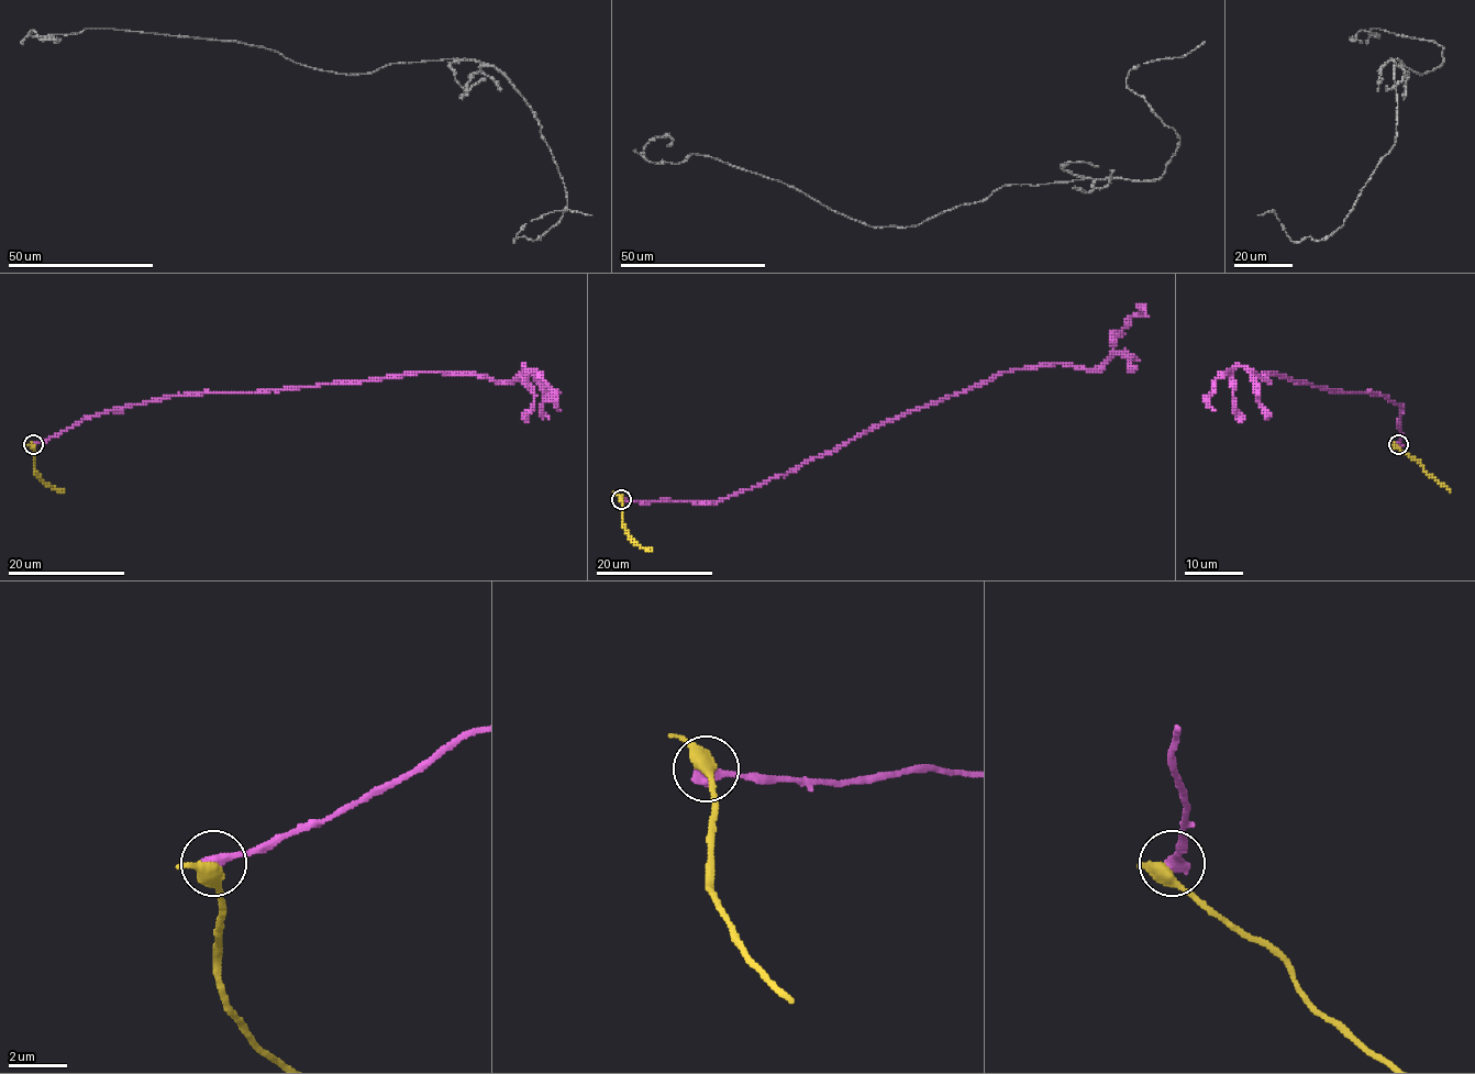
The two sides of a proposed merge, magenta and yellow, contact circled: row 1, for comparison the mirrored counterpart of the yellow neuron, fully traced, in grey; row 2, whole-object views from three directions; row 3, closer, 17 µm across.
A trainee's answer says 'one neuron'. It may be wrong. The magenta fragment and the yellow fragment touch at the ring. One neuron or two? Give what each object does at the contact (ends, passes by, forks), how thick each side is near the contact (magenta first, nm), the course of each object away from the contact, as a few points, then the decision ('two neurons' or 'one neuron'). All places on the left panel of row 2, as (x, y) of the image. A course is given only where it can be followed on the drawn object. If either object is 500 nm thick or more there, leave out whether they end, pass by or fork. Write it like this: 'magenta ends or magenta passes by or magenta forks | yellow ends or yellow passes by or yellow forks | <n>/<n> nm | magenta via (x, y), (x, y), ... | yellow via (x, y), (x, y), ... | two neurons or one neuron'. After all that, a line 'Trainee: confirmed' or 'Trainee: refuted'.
550/420 nm | magenta via (33, 444), (85, 418), (168, 396), (414, 373), (508, 382), (524, 366), (550, 387), (559, 409) | yellow via (33, 444), (36, 474), (52, 487), (65, 490) | two neurons
Trainee: refuted

